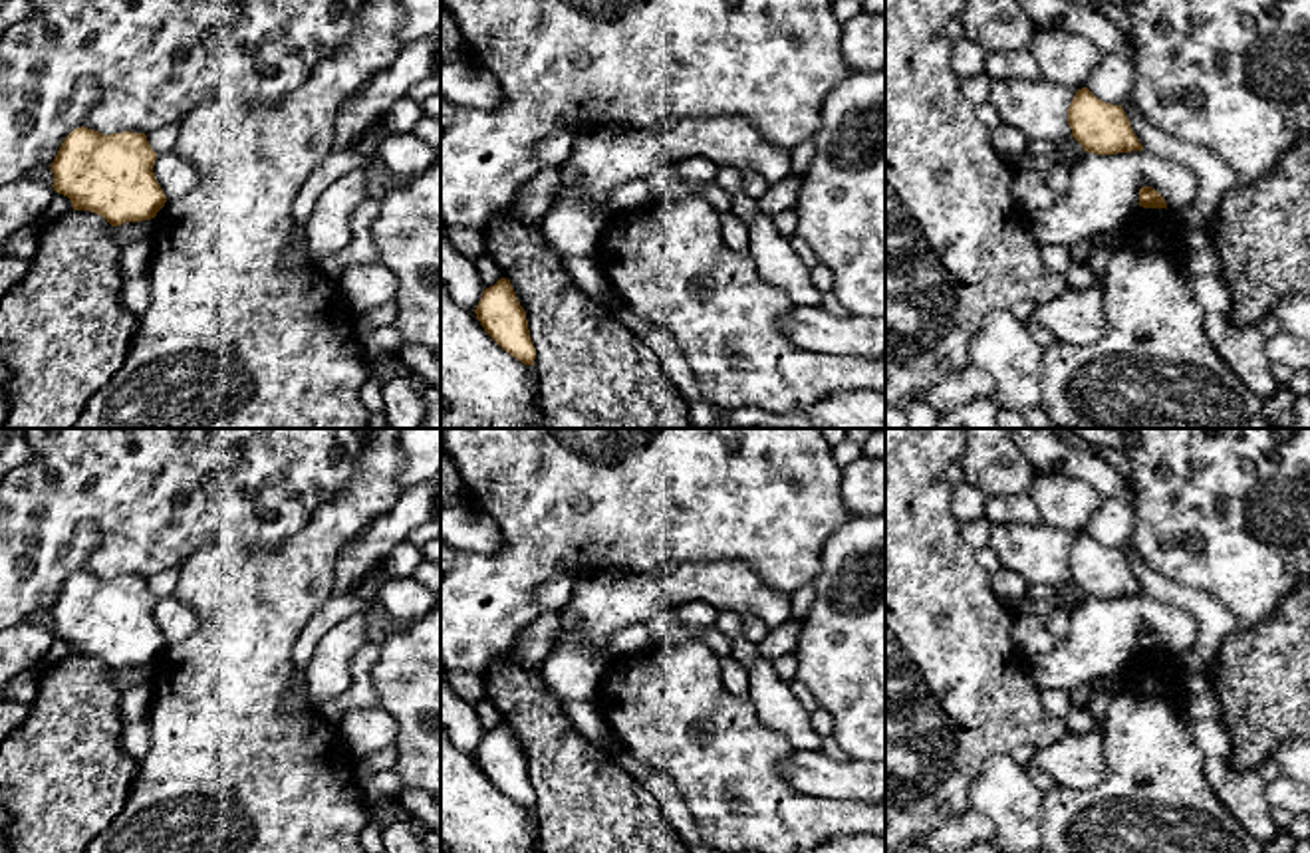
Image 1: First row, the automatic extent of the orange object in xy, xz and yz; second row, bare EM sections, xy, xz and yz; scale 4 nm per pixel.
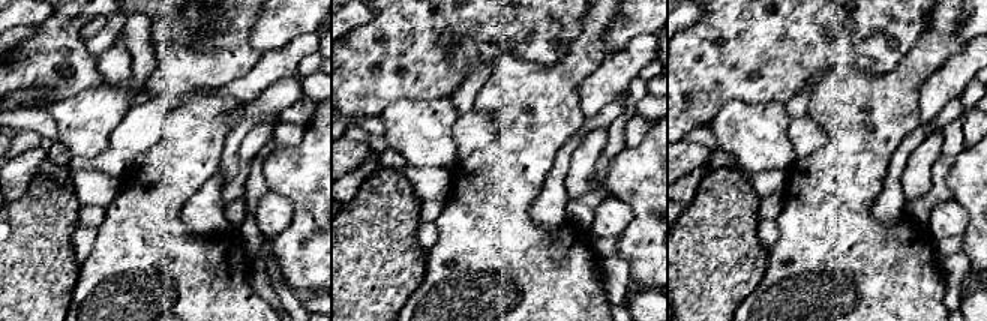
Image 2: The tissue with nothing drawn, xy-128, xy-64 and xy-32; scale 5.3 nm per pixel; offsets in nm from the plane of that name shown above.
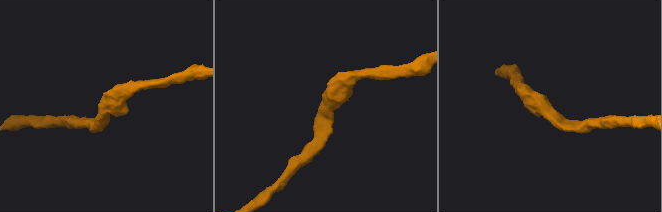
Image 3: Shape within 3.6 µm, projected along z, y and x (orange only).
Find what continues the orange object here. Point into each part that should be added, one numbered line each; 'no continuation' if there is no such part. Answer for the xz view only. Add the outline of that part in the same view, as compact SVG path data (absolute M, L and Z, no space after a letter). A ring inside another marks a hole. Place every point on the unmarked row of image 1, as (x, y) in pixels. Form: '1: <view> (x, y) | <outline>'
no continuation

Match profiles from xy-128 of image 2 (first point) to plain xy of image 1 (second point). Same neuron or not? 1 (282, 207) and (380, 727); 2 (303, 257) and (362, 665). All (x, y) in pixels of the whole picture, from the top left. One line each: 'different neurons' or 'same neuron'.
1: same neuron
2: different neurons

